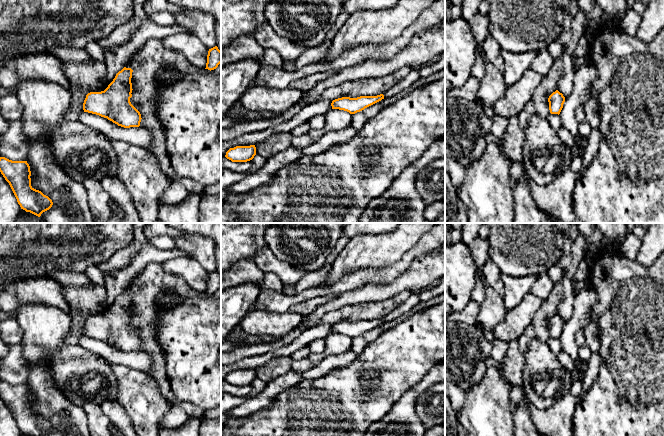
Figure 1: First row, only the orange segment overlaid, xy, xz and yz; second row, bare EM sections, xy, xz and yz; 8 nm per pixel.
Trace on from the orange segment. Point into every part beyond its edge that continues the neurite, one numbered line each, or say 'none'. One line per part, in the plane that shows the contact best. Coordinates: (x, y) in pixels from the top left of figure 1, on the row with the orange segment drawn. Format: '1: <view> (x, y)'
none

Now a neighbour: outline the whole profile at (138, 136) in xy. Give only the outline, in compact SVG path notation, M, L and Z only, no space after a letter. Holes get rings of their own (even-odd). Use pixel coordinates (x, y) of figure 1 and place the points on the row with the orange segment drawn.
M82 112L78 118L82 124L104 134L109 140L120 140L135 146L147 148L153 139L152 133L141 127L124 128L107 118Z

